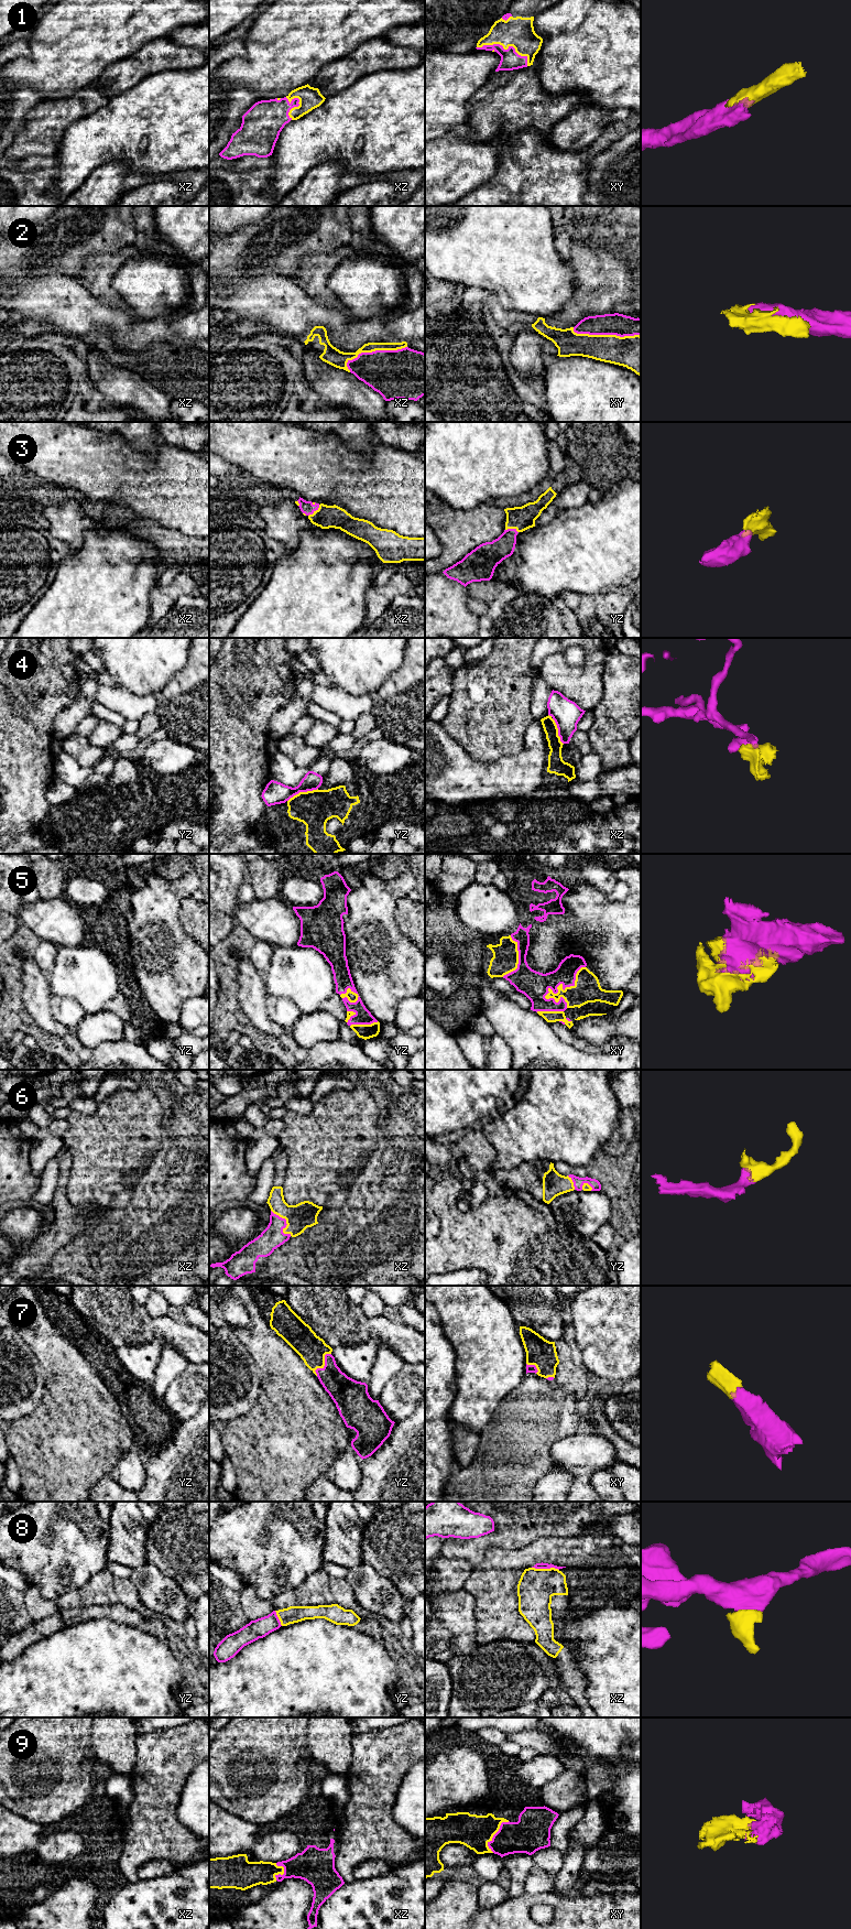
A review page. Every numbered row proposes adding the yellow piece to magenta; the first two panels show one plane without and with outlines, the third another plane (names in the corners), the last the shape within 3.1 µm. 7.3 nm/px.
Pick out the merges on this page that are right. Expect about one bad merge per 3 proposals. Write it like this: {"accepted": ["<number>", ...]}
{"accepted": ["1", "2", "3", "5", "6", "7", "8", "9"]}

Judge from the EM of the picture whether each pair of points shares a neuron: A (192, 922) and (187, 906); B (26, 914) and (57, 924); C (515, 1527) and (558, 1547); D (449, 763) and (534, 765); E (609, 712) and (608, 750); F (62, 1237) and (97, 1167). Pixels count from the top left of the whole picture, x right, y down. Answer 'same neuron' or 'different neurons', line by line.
A: same neuron
B: same neuron
C: different neurons
D: same neuron
E: same neuron
F: different neurons

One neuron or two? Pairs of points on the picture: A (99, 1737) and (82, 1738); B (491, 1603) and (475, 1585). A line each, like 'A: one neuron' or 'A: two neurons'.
A: two neurons
B: one neuron

